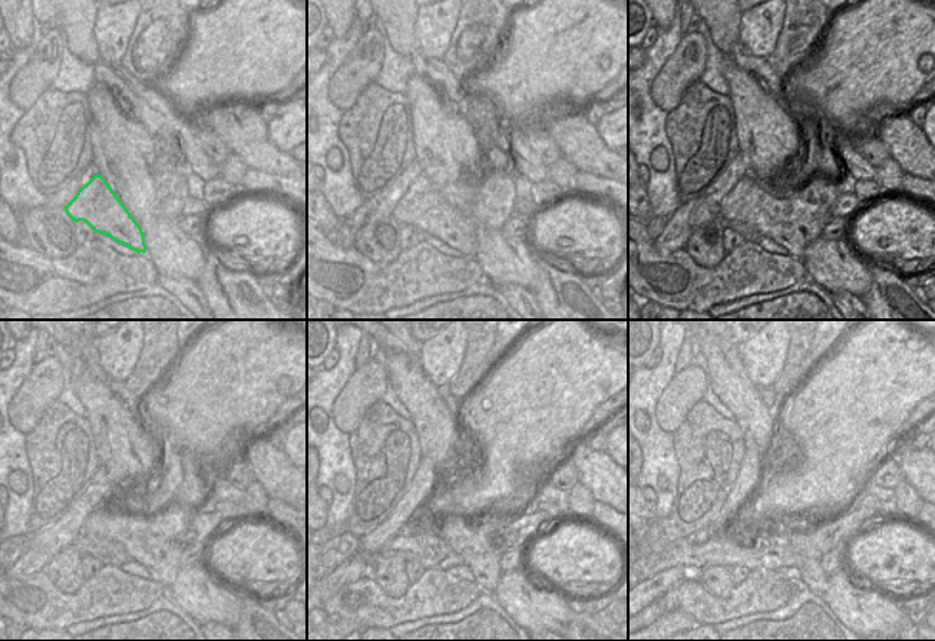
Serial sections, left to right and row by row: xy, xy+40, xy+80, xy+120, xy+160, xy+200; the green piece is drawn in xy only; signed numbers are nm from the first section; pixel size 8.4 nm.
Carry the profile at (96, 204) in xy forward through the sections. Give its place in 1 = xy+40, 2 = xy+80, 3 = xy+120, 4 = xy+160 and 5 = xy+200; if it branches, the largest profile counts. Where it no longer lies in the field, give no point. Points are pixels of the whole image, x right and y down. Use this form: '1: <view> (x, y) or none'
1: xy+40 (423, 207)
2: xy+80 (767, 211)
3: xy+120 (131, 531)
4: xy+160 (455, 529)
5: xy+200 (812, 574)

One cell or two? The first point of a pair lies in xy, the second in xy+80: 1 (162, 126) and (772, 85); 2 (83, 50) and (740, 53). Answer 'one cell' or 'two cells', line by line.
1: one cell
2: two cells

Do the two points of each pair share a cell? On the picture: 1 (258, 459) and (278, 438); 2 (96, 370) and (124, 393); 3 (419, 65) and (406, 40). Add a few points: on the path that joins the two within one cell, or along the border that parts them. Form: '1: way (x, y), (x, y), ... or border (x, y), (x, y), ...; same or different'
1: border (267, 438), (283, 452); different
2: way (103, 377), (116, 387); same
3: border (418, 50), (409, 56); different

